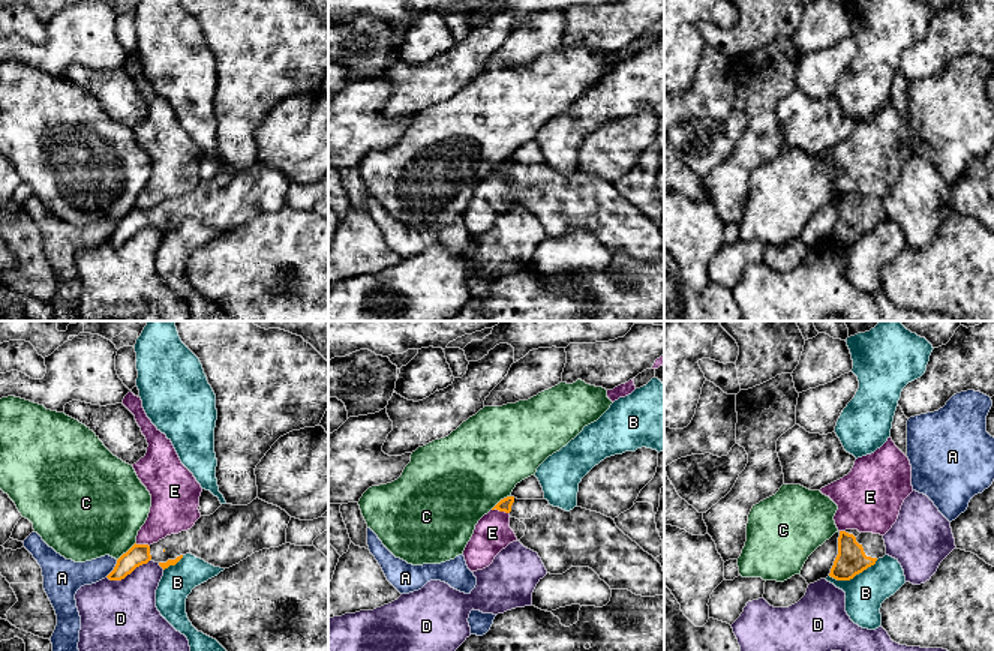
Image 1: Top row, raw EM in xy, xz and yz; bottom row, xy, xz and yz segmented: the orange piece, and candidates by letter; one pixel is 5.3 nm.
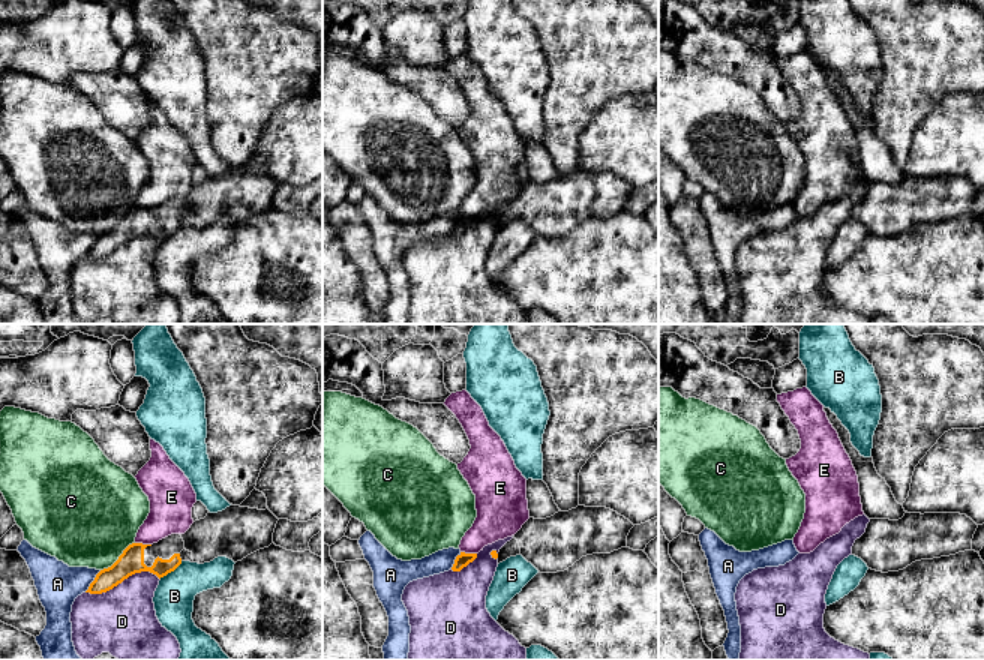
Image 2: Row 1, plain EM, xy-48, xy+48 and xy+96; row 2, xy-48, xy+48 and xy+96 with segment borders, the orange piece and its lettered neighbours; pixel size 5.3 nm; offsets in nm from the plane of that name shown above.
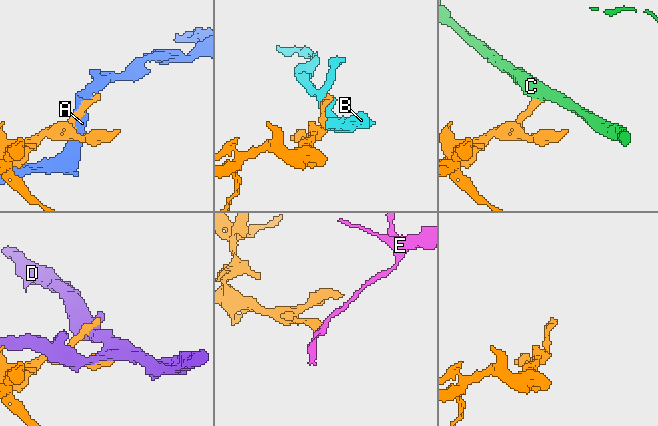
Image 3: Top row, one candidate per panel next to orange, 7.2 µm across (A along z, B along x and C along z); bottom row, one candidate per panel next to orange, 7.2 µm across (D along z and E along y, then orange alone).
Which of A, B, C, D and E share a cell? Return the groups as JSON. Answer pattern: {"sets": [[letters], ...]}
{"sets": [["A"], ["B"], ["C"], ["D"], ["E"]]}

